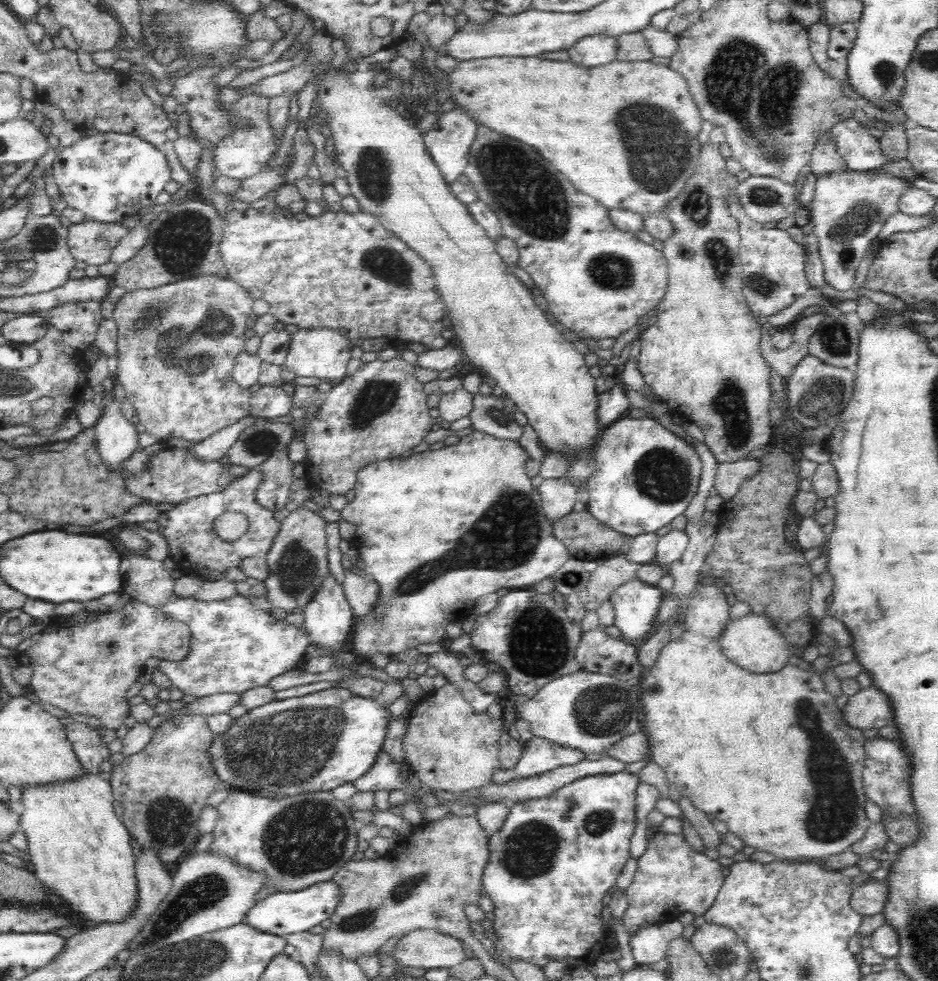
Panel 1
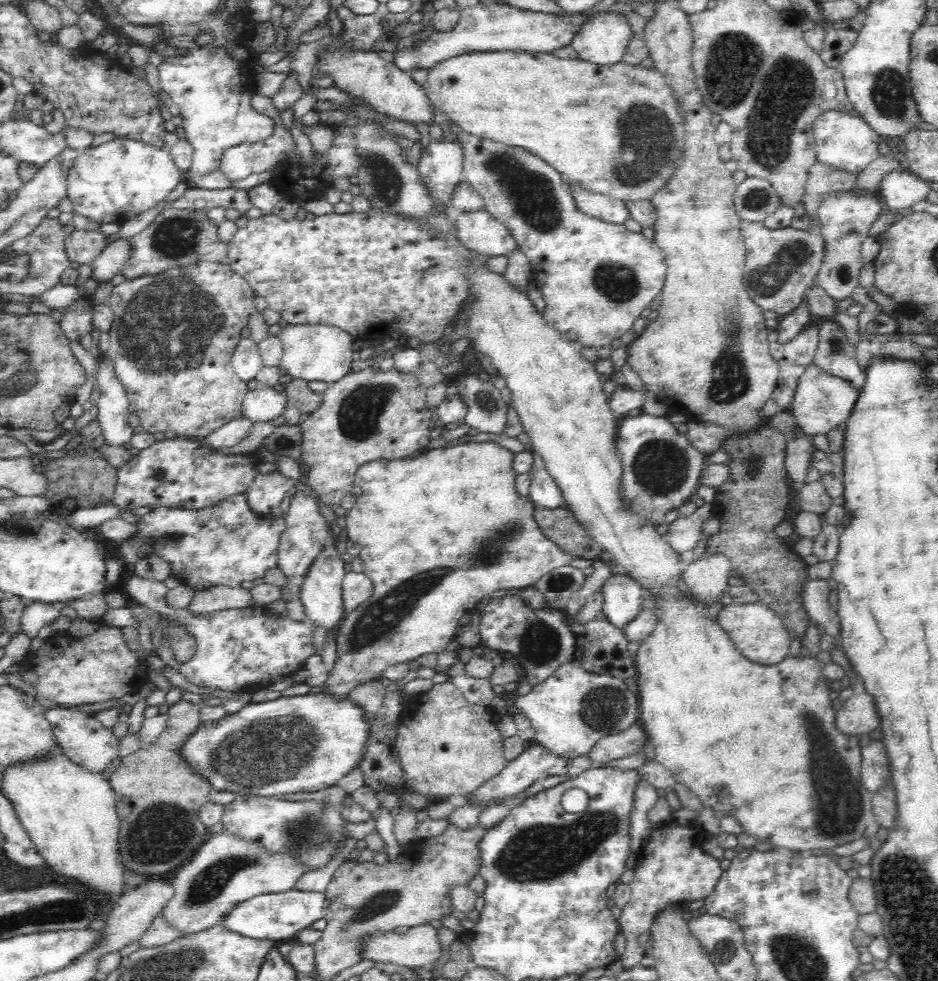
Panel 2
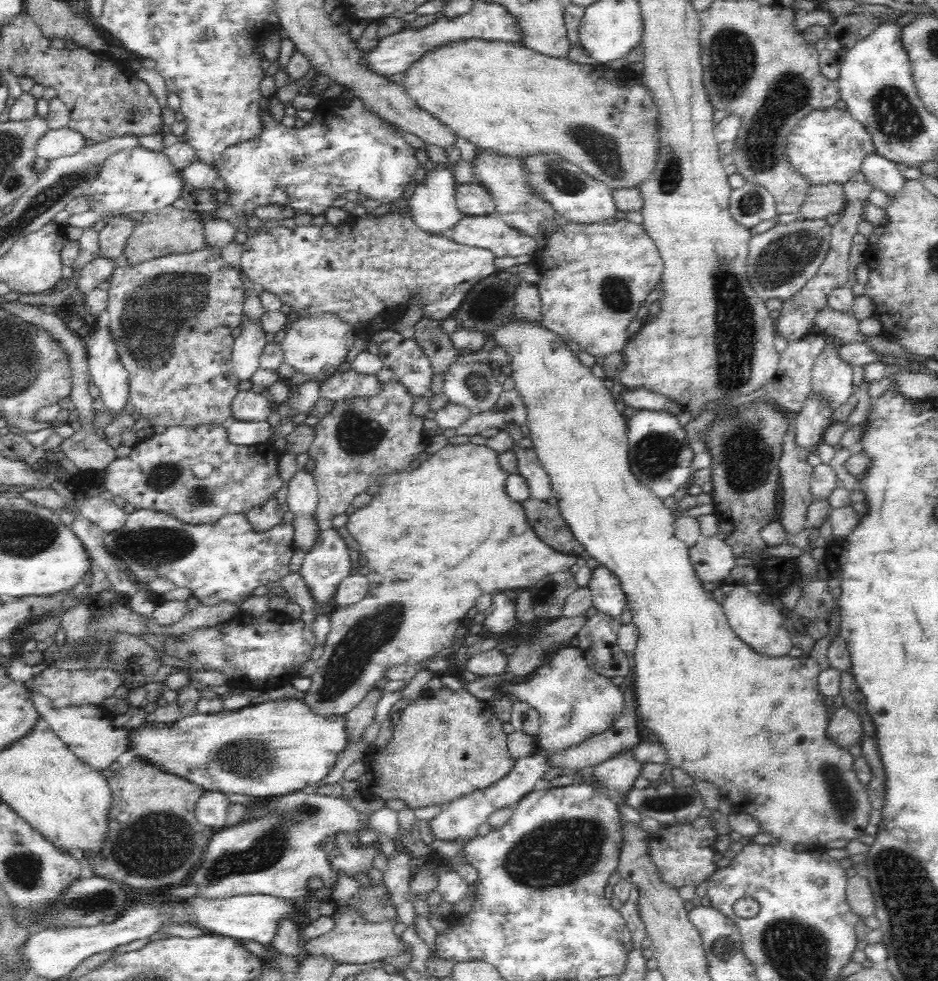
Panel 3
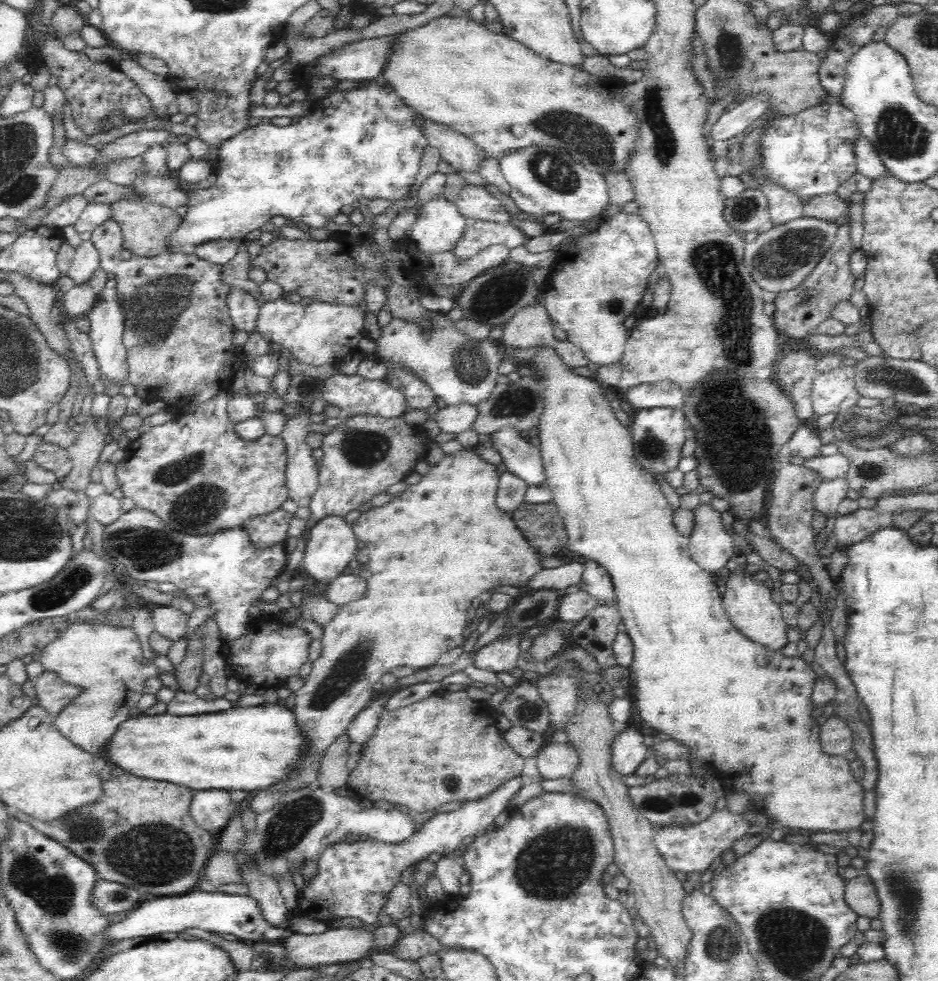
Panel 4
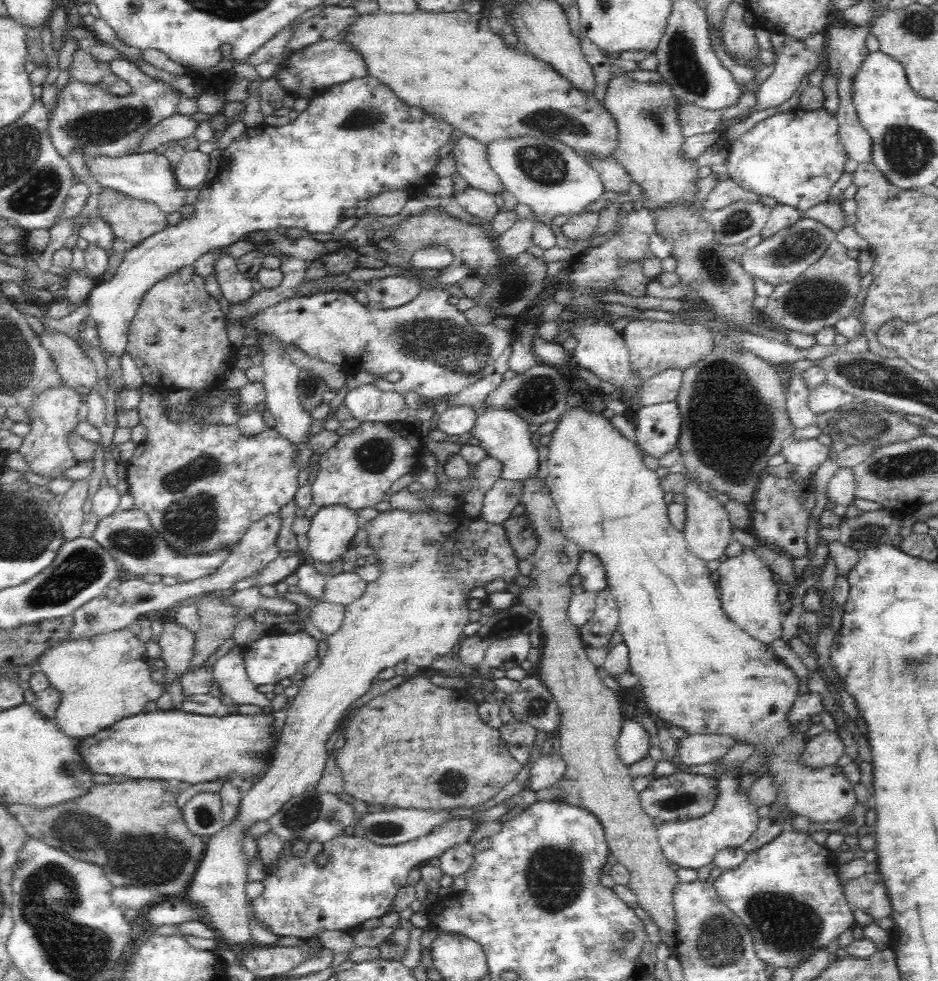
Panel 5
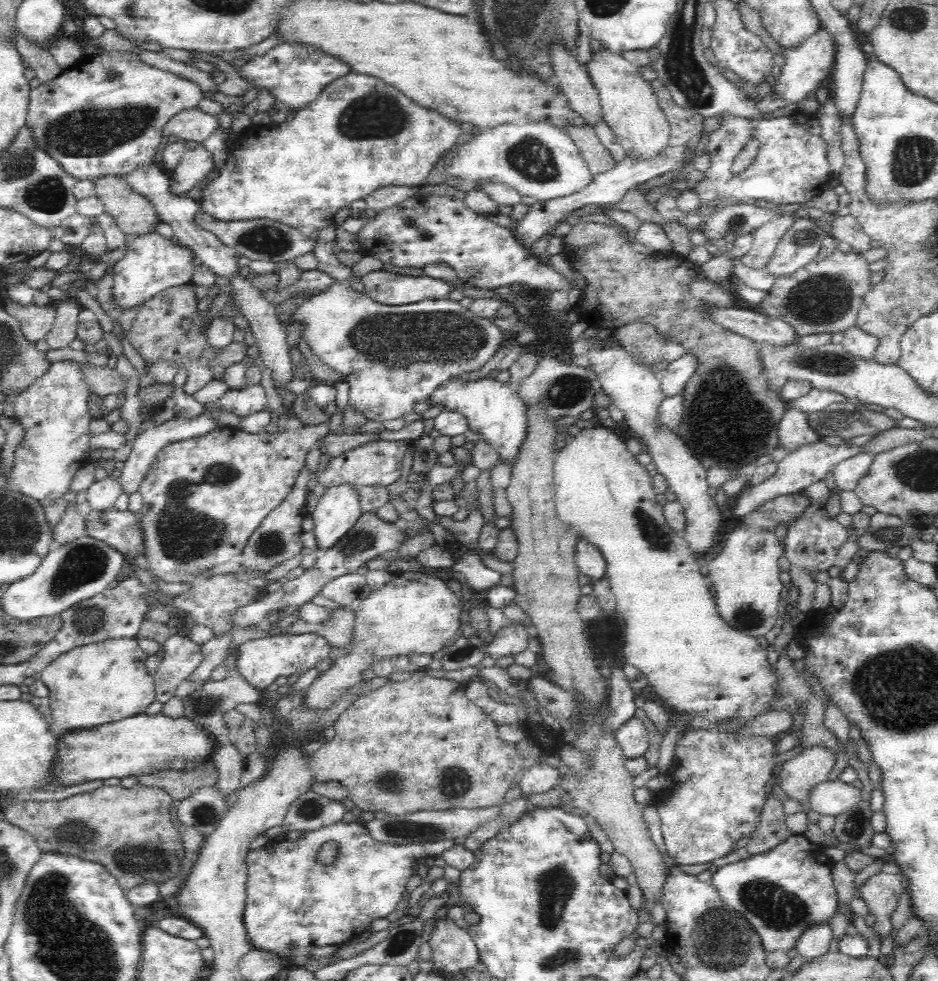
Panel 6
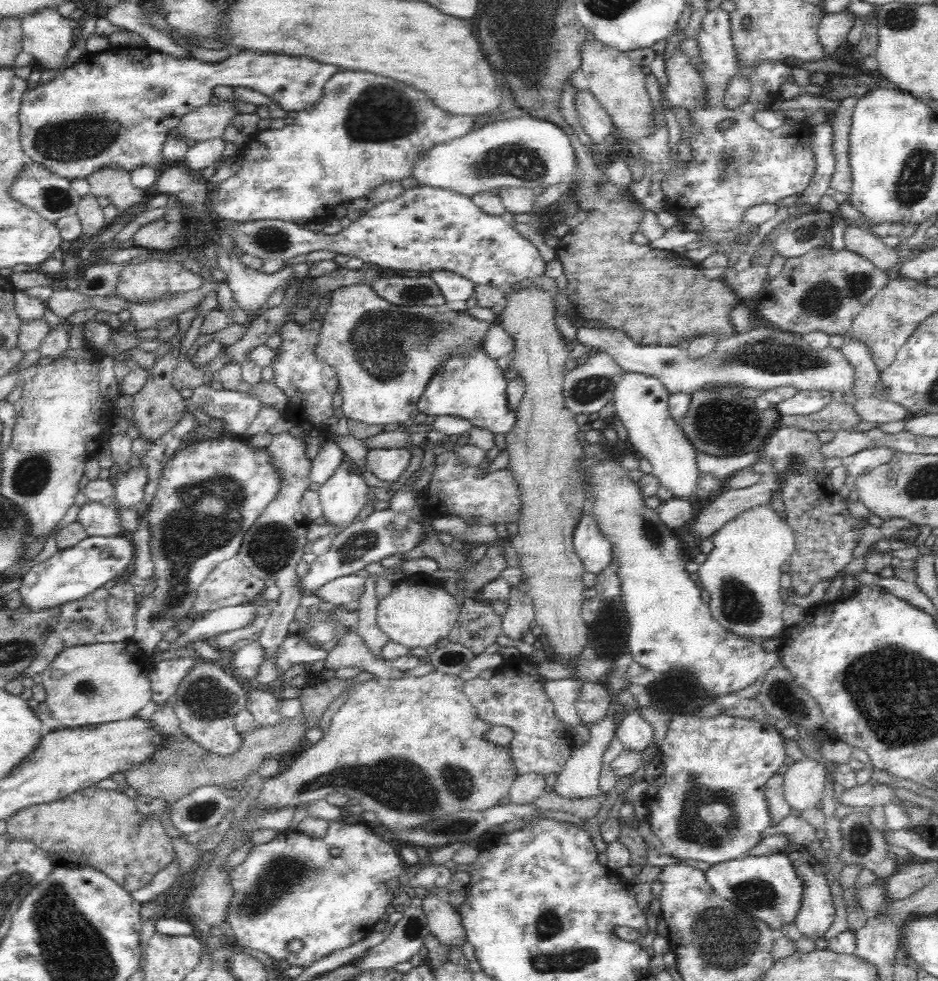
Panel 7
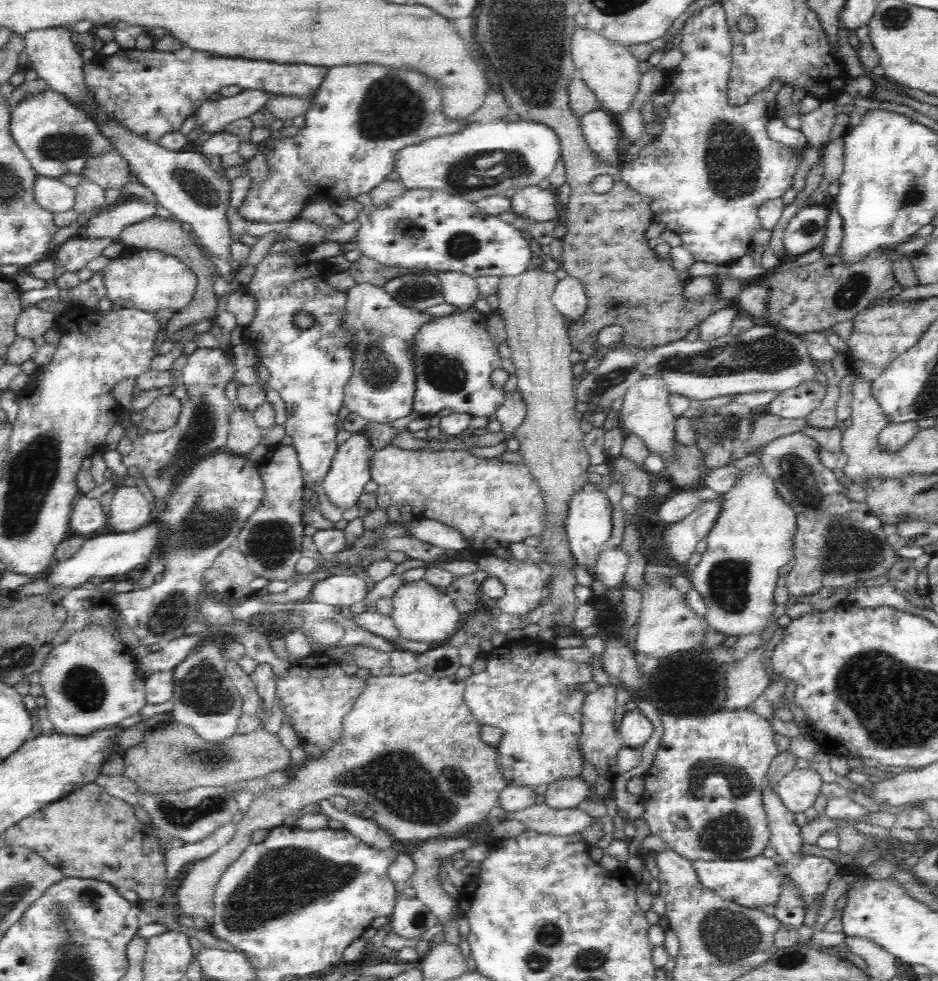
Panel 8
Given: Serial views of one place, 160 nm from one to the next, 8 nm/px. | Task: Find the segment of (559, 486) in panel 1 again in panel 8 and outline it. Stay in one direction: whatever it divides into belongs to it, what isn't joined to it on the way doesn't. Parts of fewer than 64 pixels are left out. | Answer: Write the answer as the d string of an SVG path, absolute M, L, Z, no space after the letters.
M473 309L472 311L456 311L455 313L435 317L418 331L414 339L414 355L416 355L417 379L413 402L414 412L421 416L433 416L441 410L452 413L469 414L474 418L494 416L505 397L504 386L496 387L490 380L492 372L501 368L499 348L494 345L486 330L487 315Z

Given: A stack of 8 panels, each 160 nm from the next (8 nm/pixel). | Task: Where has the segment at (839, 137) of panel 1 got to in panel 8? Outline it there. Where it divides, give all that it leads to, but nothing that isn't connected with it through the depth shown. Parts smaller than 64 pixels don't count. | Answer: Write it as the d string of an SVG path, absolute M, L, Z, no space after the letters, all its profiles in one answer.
M712 4L712 6L701 10L700 14L685 23L680 35L682 36L682 40L679 44L679 48L684 52L684 58L676 67L677 74L675 77L664 81L662 84L664 92L670 90L675 92L672 104L668 105L669 116L664 123L662 123L663 131L654 137L652 146L642 148L636 160L622 163L620 166L621 179L626 182L630 188L642 194L642 196L650 198L654 220L663 222L666 224L668 230L680 236L683 248L686 248L686 250L692 254L695 262L709 262L726 268L727 265L738 261L742 256L746 255L746 252L749 252L752 246L750 238L752 238L756 230L760 230L761 227L757 218L758 206L761 206L765 200L781 198L781 196L792 187L792 180L794 180L794 175L799 168L799 154L798 152L793 152L792 146L786 146L781 142L772 140L767 133L766 126L768 120L777 114L778 91L784 86L784 82L779 78L774 78L771 86L755 94L746 104L739 107L730 106L728 95L726 95L726 88L731 66L732 37L730 36L729 23L727 22L725 11L721 4Z

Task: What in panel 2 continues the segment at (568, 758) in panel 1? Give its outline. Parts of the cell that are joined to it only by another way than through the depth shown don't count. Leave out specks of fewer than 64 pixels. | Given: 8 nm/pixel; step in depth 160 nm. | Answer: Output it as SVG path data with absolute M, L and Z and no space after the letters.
M529 742L527 748L516 758L513 762L507 764L497 776L490 778L480 788L471 792L469 802L466 806L457 808L448 816L447 820L451 824L466 829L467 827L474 827L479 825L478 814L490 805L496 805L498 800L504 798L512 798L516 794L520 794L522 790L526 790L532 786L538 779L549 778L550 776L567 776L569 773L570 760L560 757L550 750L547 750L542 745Z

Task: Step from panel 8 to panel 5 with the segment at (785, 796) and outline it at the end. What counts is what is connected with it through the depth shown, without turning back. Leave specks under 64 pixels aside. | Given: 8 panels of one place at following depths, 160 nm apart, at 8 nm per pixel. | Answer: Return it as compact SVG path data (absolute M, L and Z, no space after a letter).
M825 730L808 740L802 761L810 767L821 768L837 764L844 756L845 746L838 732Z

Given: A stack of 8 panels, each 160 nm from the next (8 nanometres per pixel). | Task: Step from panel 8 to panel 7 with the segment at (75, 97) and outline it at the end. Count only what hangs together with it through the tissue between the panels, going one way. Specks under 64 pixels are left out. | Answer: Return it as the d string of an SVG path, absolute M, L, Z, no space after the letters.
M42 6L43 10L33 11L21 19L22 48L24 52L34 56L40 69L58 68L64 56L73 47L77 31L70 27L69 18L65 18L54 6Z

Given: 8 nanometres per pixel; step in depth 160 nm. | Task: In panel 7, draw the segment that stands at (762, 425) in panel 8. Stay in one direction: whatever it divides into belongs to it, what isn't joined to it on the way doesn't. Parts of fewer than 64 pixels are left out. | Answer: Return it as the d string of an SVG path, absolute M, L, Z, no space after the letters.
M840 398L830 401L822 410L808 414L808 416L788 416L781 415L778 426L796 426L800 430L819 433L822 431L832 431L834 434L841 430L854 431L854 428L863 418L856 412L854 405L846 403Z

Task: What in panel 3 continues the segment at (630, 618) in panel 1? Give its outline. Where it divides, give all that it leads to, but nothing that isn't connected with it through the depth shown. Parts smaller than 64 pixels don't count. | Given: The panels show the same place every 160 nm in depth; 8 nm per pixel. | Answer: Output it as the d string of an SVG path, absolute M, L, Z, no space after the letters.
M608 567L593 570L588 587L592 591L593 608L596 612L620 619L629 608L621 580Z

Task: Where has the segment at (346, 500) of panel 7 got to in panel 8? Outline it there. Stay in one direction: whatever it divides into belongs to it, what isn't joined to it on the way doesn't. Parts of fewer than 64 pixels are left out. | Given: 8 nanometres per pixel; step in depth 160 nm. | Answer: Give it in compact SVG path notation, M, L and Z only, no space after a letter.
M360 430L354 433L348 440L338 445L331 466L322 479L321 488L328 501L344 512L347 508L356 506L364 493L364 487L370 482L371 474L369 469L370 457L368 457L368 437Z

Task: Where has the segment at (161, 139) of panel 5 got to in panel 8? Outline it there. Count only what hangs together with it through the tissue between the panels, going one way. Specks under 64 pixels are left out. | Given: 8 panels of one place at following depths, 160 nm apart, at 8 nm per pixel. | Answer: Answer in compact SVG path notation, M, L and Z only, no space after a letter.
M260 90L242 91L233 97L220 97L206 101L193 115L194 127L208 134L221 133L228 124L240 118L248 118L264 107L270 95Z

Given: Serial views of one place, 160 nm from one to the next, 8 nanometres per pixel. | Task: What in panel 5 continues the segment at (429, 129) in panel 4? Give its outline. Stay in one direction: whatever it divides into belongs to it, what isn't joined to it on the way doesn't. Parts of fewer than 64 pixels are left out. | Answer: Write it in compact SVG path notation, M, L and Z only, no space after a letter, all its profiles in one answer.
M457 133L456 138L451 137L450 141L454 143L450 157L454 161L456 172L471 187L481 188L492 194L501 193L503 184L490 166L486 144Z

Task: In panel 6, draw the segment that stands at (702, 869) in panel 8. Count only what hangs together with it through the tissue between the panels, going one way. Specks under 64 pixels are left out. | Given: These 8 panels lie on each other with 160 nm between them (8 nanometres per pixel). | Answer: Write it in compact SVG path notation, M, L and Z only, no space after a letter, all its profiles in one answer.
M791 834L778 846L738 862L726 864L712 875L712 884L722 902L739 912L758 933L764 953L784 952L792 954L797 940L814 925L828 925L839 911L839 900L831 875L833 861L824 853L824 845L816 844L804 834Z

